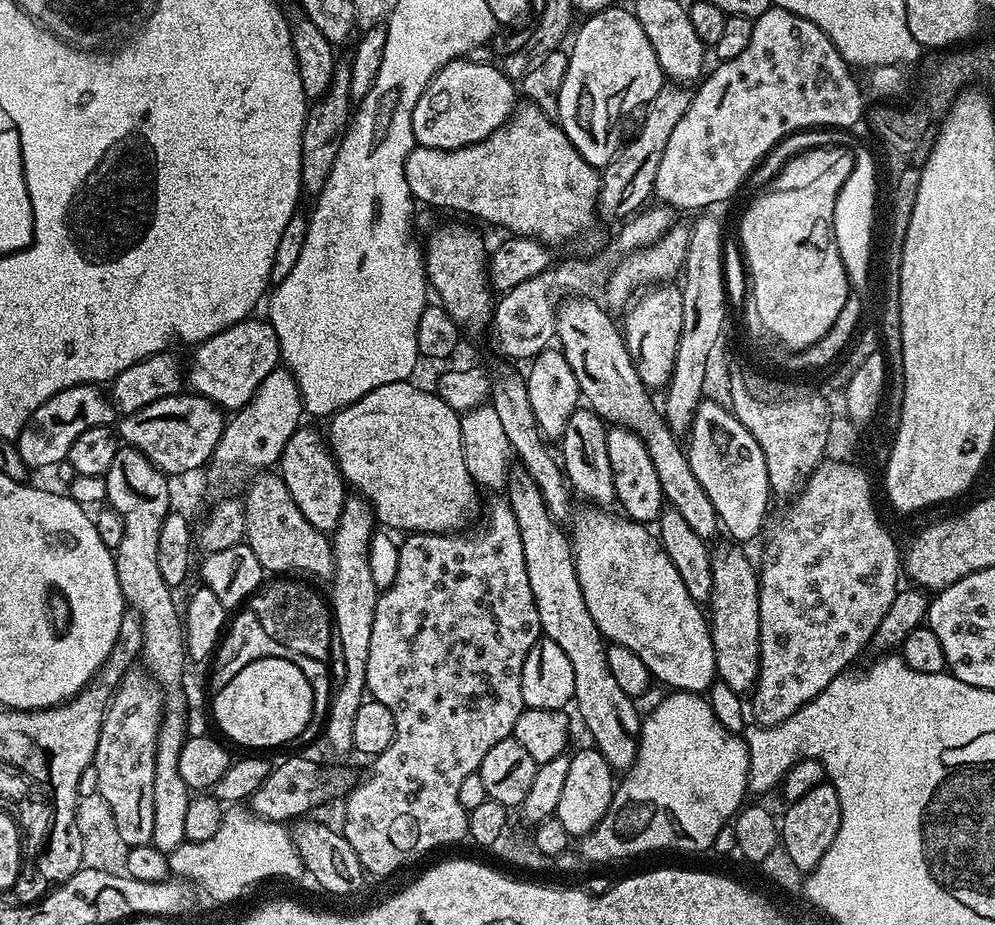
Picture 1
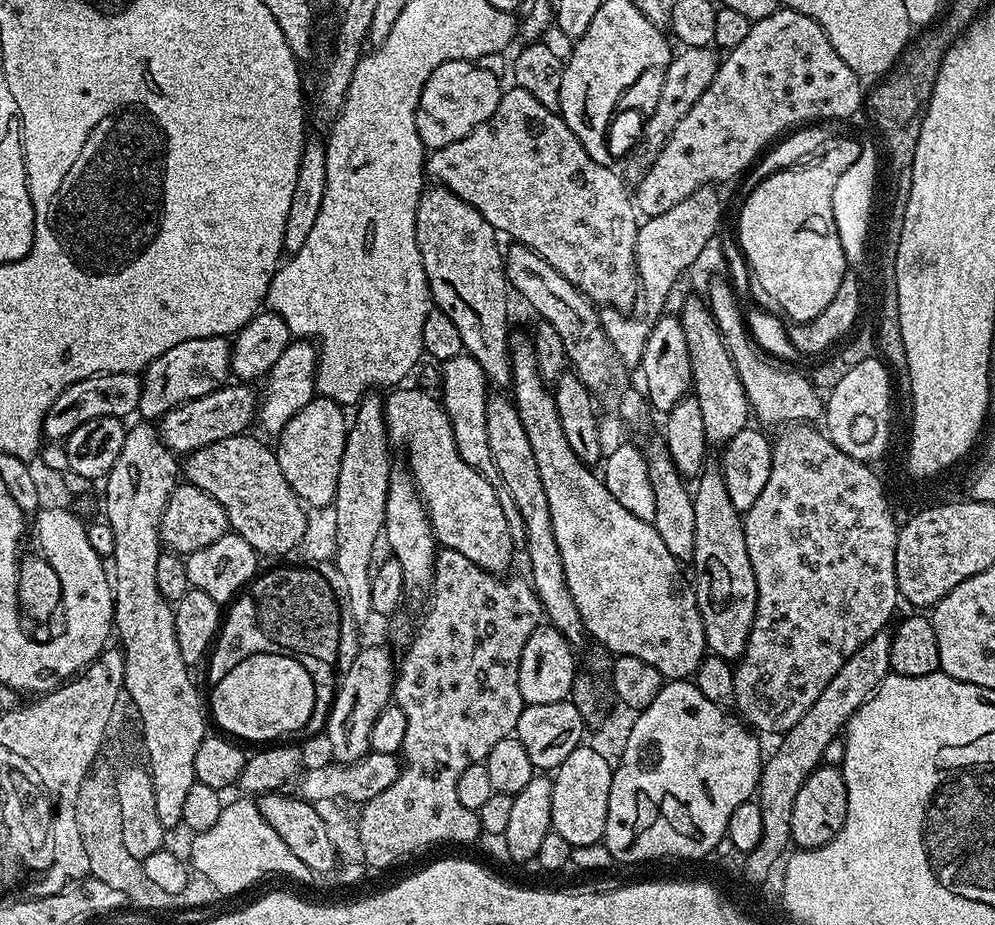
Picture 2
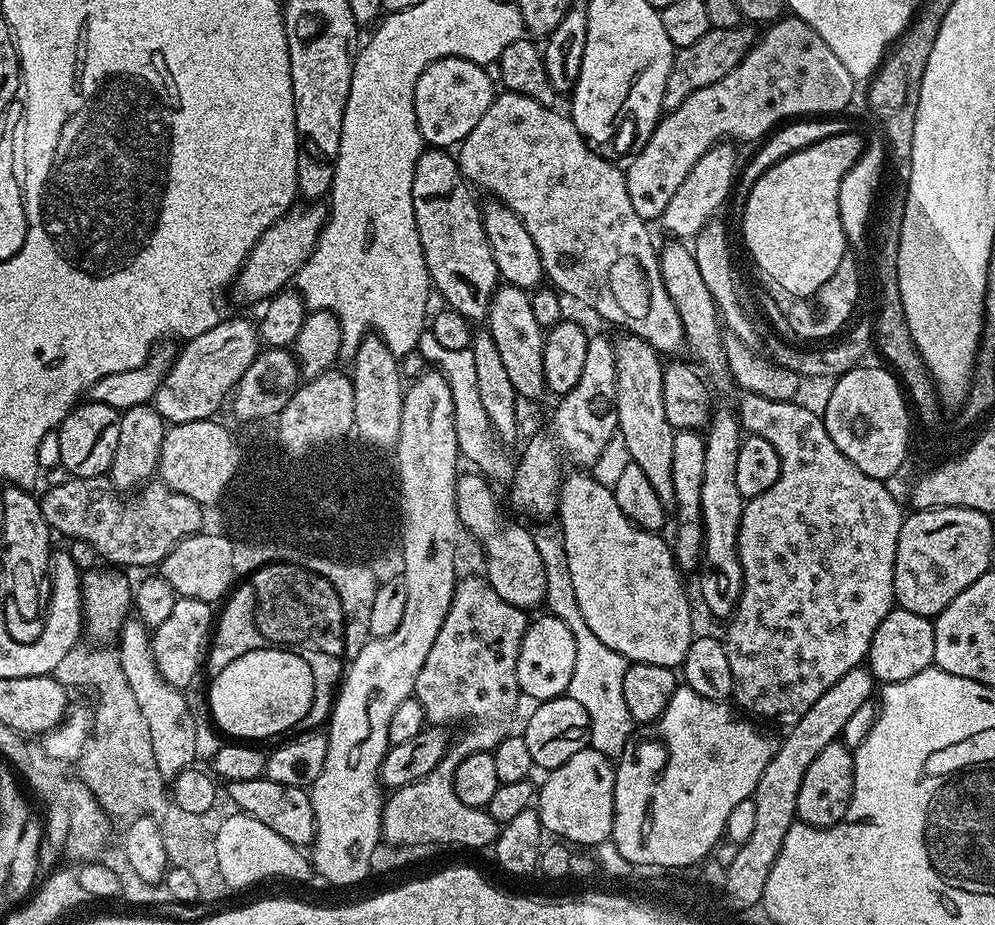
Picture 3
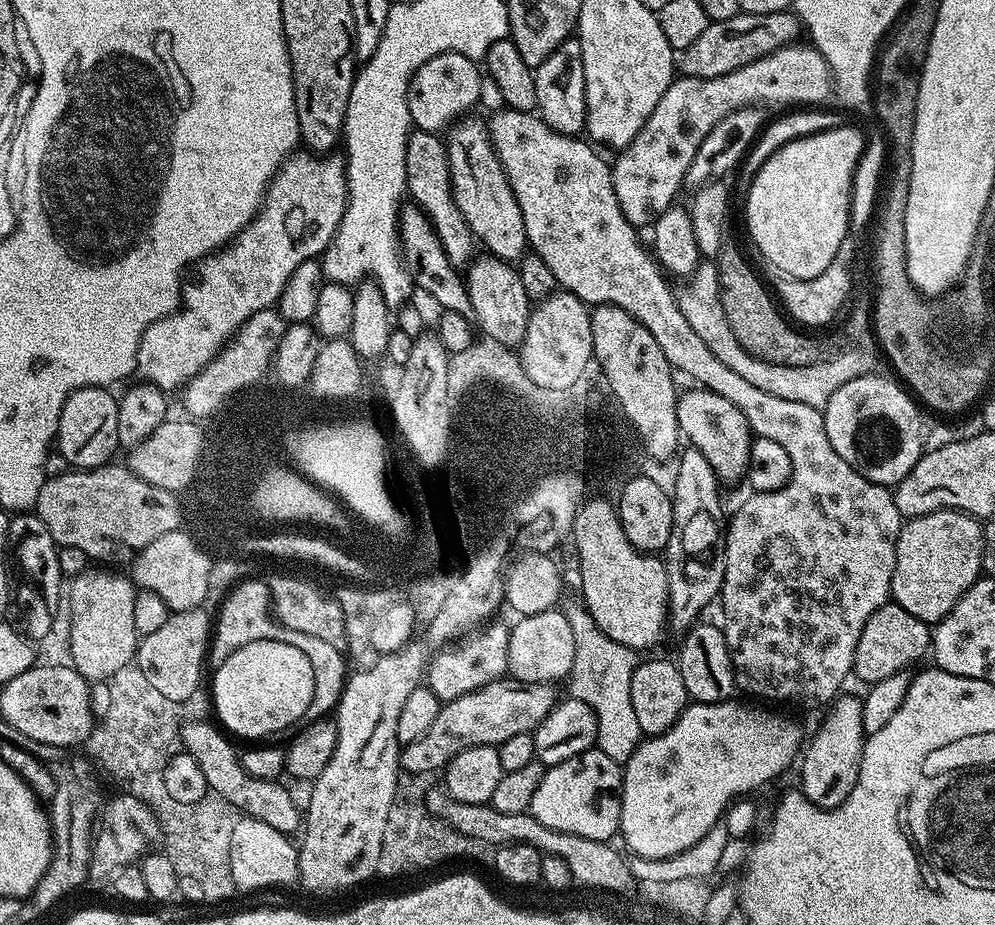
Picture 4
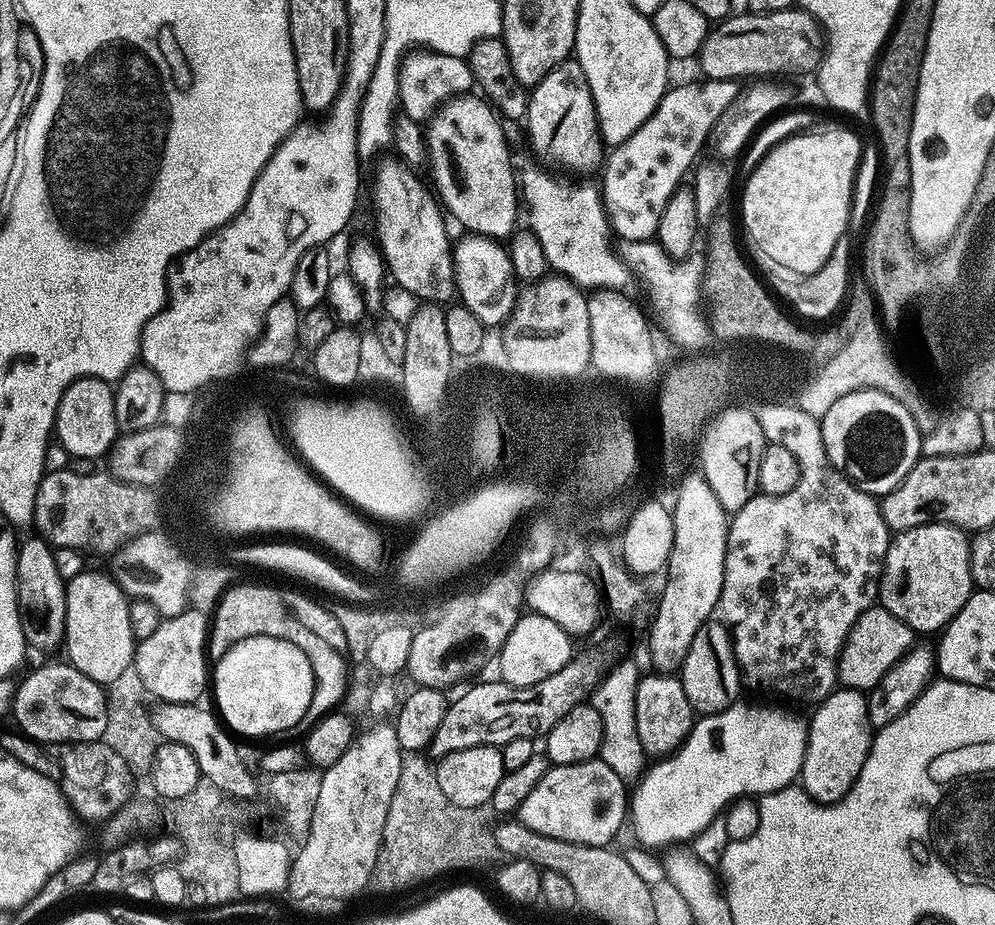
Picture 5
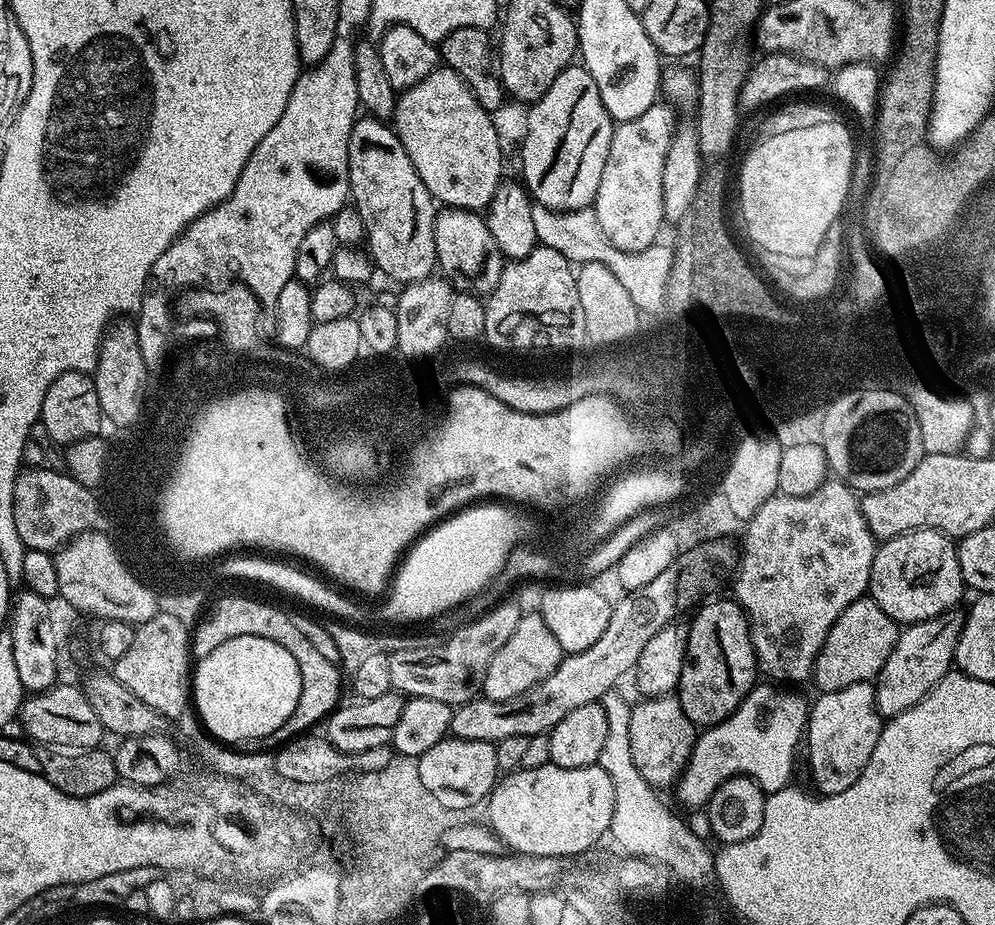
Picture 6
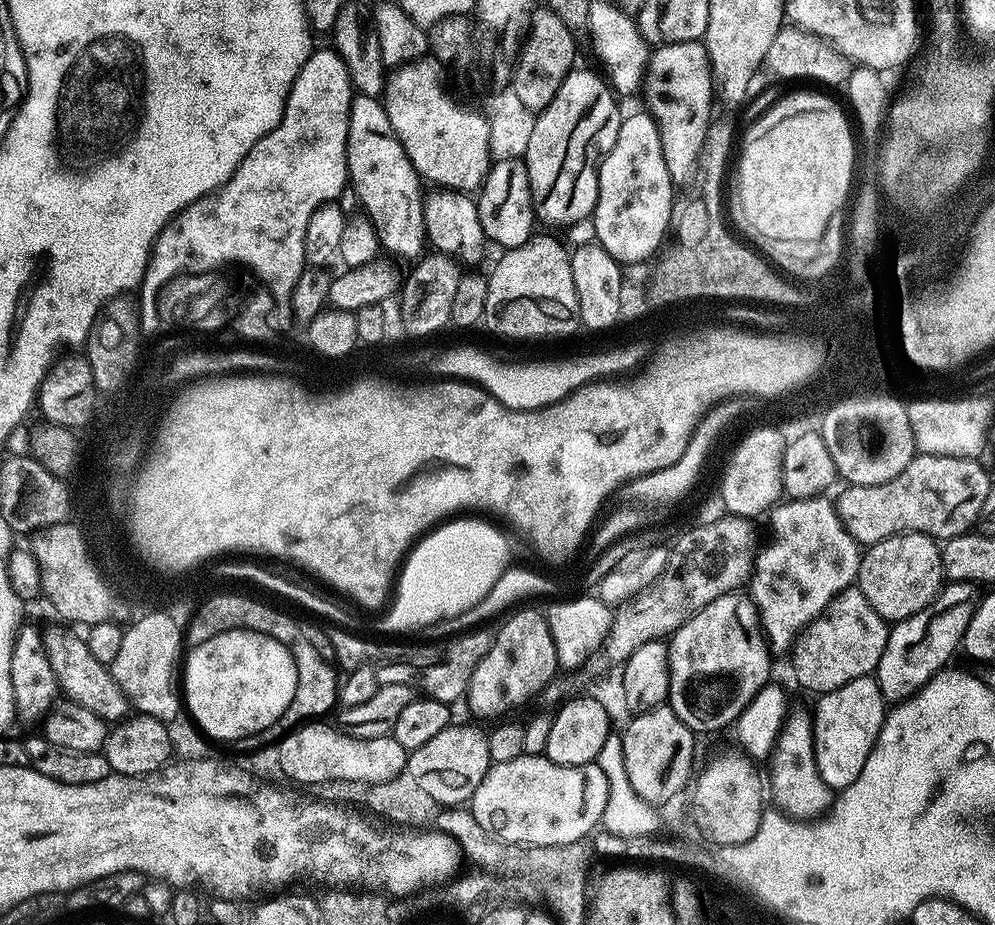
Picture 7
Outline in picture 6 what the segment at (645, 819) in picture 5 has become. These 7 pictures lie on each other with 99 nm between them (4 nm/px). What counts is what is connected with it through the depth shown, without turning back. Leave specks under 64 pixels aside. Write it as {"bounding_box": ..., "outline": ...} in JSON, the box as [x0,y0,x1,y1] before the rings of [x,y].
{"bounding_box":[679,687,806,806],"outline":[[[753,687],[728,719],[721,724],[705,727],[692,745],[688,766],[679,781],[680,800],[692,806],[709,803],[712,789],[729,776],[751,776],[765,793],[779,791],[789,783],[798,742],[802,740],[802,729],[806,724],[806,708],[796,704],[792,696],[783,696],[776,688]]]}

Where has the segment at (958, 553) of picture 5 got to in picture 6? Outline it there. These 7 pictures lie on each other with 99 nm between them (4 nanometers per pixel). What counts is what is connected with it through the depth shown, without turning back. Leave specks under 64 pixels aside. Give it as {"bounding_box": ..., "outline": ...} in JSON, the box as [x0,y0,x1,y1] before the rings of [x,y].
{"bounding_box":[867,528,962,626],"outline":[[[933,528],[914,529],[879,545],[868,570],[867,595],[890,619],[907,626],[951,609],[962,589],[953,541]]]}

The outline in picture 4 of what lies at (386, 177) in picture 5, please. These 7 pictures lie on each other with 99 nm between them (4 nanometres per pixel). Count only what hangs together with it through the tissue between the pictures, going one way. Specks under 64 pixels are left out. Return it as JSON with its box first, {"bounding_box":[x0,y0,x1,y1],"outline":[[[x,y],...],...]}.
{"bounding_box":[400,202,472,317],"outline":[[[412,202],[405,203],[400,210],[400,251],[408,271],[412,273],[412,282],[417,289],[429,292],[445,312],[457,312],[466,317],[472,316],[470,294],[465,277],[461,275],[447,257],[446,250],[435,232],[427,214]]]}

